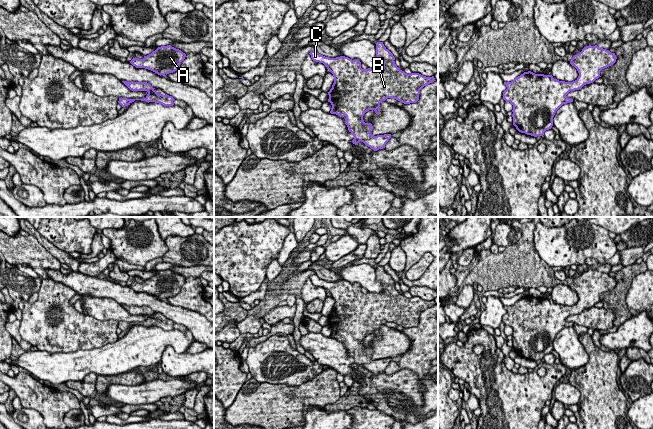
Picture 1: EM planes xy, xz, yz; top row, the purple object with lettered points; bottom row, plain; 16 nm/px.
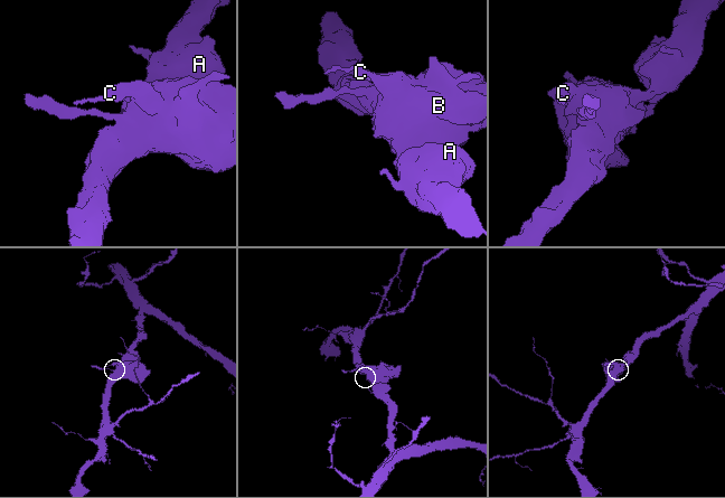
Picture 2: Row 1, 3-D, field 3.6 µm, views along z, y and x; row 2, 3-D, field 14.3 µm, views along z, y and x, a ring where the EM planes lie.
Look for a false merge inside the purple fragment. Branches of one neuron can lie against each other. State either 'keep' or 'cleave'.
keep

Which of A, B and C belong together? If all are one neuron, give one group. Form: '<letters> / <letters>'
A B C

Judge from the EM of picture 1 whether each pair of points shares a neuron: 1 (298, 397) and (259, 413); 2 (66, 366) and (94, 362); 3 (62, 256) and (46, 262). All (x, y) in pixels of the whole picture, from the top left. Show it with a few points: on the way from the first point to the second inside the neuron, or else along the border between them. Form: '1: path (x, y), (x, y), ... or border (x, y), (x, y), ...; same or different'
1: path (288, 404), (285, 406), (269, 406); same
2: path (73, 366), (87, 362); same
3: border (39, 243), (61, 263); different

